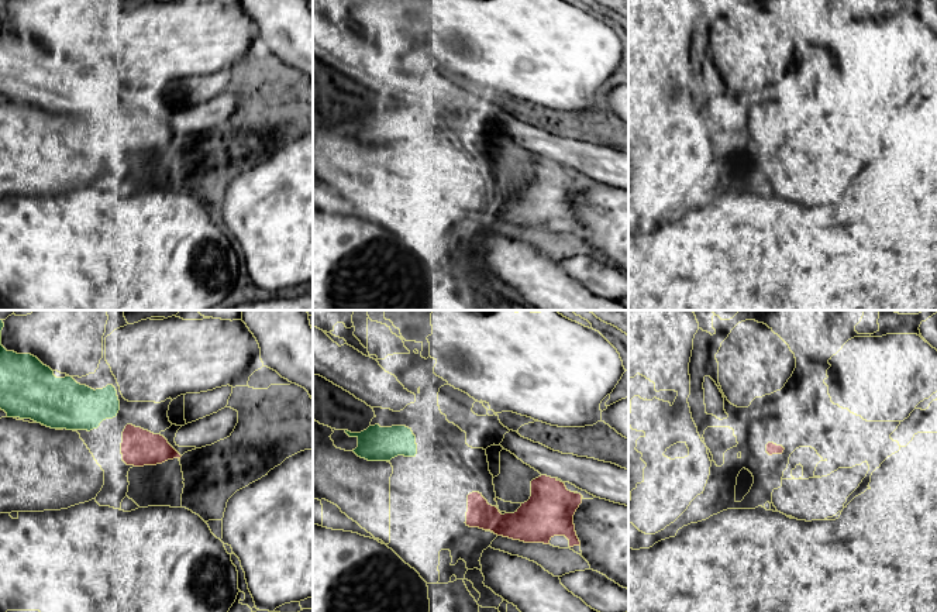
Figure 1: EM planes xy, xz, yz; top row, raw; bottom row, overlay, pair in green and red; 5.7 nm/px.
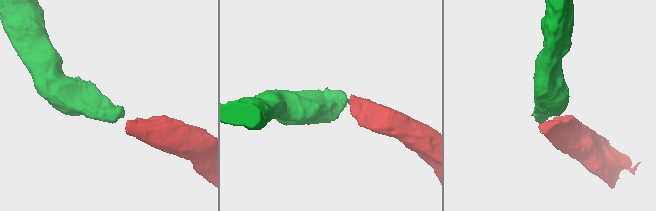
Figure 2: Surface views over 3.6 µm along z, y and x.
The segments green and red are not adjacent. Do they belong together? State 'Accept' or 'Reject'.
Accept

